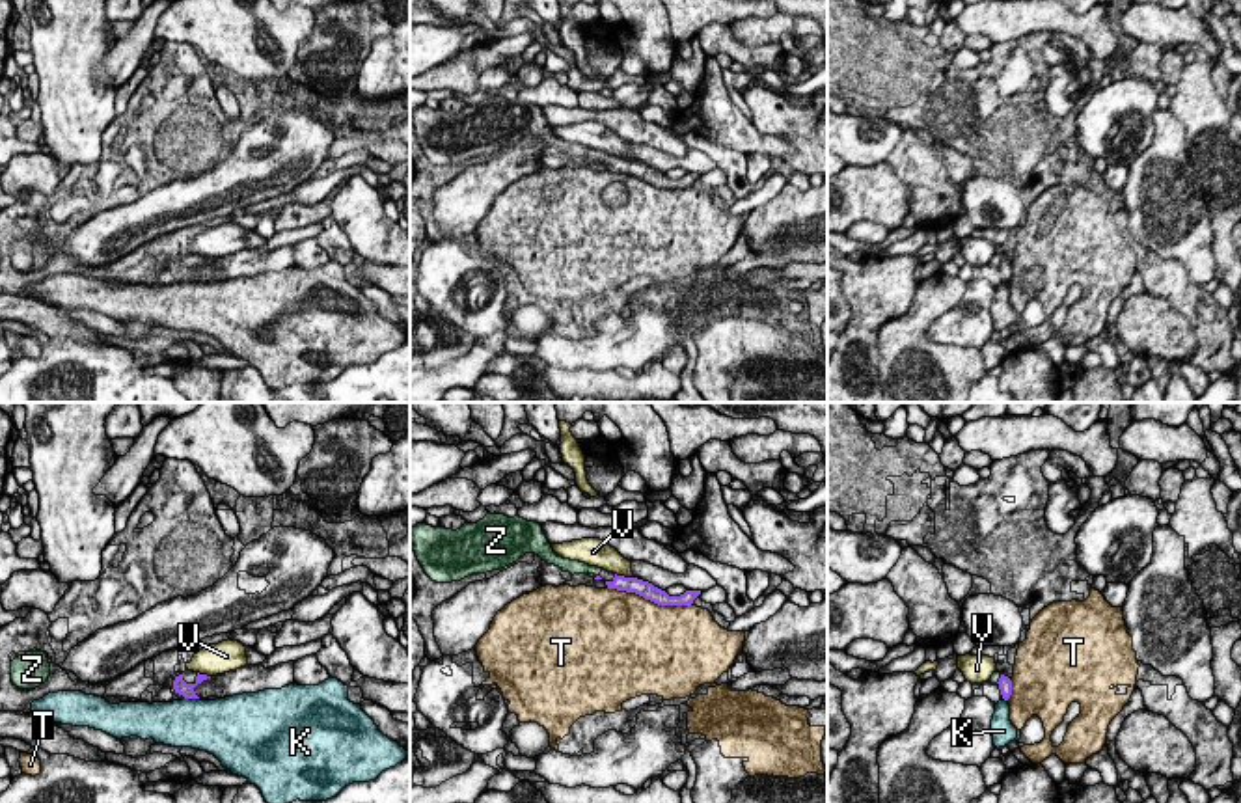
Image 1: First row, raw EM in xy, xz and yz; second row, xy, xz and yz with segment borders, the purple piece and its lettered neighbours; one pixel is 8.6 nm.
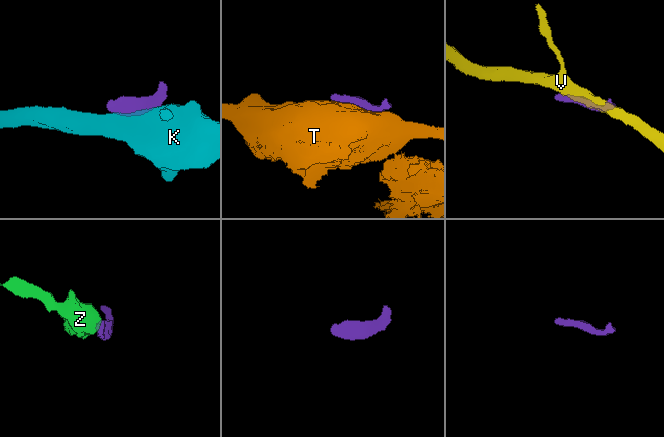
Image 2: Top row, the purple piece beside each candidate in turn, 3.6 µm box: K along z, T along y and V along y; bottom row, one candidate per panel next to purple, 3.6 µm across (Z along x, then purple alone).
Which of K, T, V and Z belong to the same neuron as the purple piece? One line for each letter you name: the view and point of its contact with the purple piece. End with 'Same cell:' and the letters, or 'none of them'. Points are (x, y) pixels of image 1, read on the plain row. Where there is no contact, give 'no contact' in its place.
Z: contact yz (999, 261)
Same cell: Z

